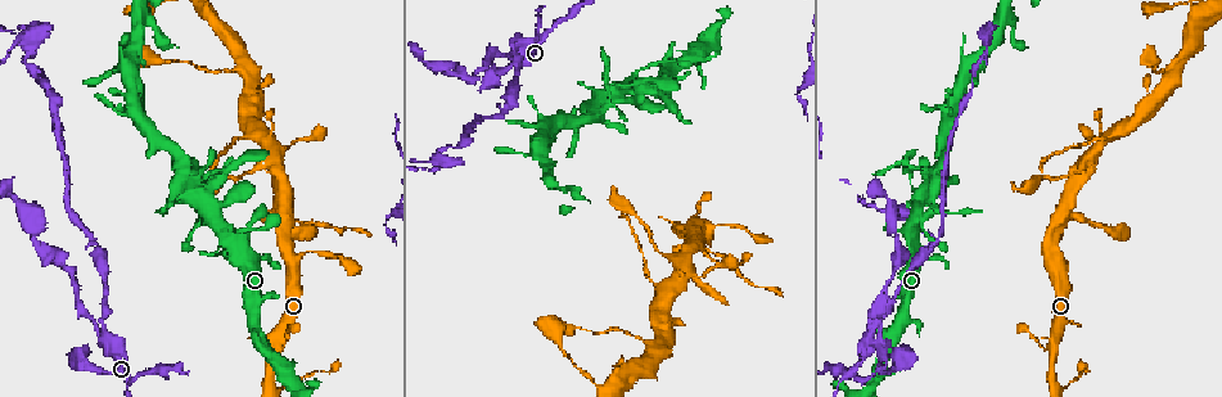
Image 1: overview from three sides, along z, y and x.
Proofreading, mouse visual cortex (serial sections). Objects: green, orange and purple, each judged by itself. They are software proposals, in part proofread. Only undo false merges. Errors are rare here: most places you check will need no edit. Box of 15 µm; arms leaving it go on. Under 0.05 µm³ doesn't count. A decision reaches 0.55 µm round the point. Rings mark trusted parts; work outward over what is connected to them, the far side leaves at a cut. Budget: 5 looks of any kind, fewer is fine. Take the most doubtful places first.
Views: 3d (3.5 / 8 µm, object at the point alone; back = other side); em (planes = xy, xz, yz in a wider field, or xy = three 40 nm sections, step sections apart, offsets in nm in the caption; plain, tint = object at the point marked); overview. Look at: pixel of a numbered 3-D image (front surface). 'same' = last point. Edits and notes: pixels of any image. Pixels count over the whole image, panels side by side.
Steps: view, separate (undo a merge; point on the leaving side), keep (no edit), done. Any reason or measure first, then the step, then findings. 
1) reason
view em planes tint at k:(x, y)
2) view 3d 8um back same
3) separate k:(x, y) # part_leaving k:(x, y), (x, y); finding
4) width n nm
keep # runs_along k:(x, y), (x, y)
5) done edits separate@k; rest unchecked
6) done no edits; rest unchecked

narrows sharply
view 3d 8um at 1:(304, 222)

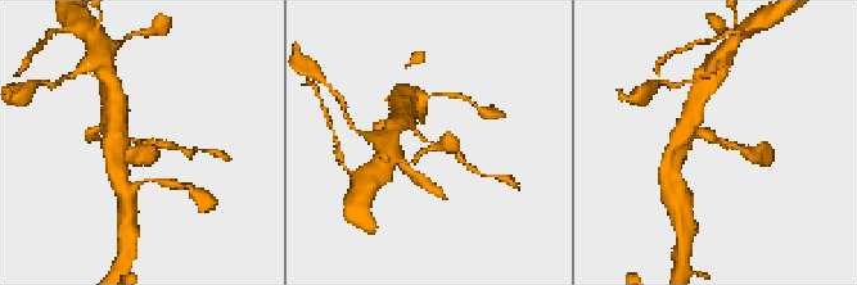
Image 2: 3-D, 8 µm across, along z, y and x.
arm_widths 150, 200 nm; now the EM
view em xy step 3 tint at 2:(433, 144)

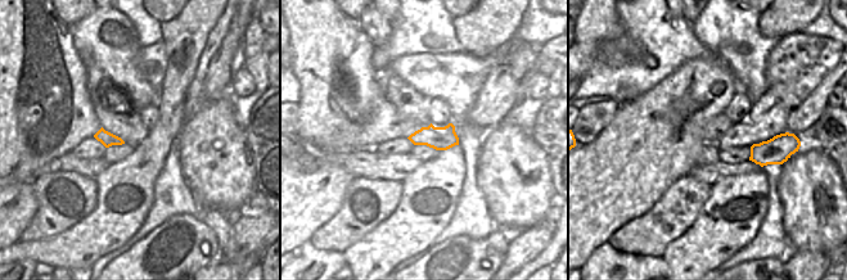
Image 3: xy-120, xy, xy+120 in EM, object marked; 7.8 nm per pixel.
keep # runs_along 2:(409, 116), (419, 136), (461, 159); continuous, no second cell

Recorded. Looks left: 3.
sudden change in width
view 3d 8um back at 1:(31, 33)

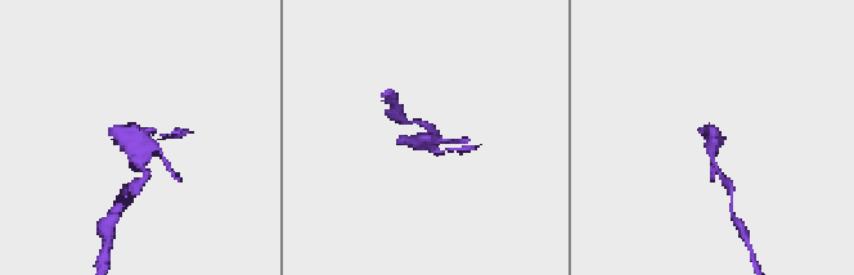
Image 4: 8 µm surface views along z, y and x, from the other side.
view 3d 3.5um at 4:(136, 144)

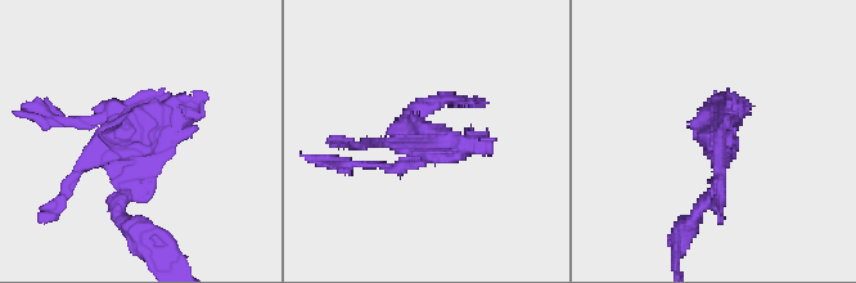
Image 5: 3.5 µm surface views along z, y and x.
keep # runs_along 5:(120, 210), (139, 131), (207, 95); all the same cell

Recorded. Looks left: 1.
done no edits; rest unchecked

